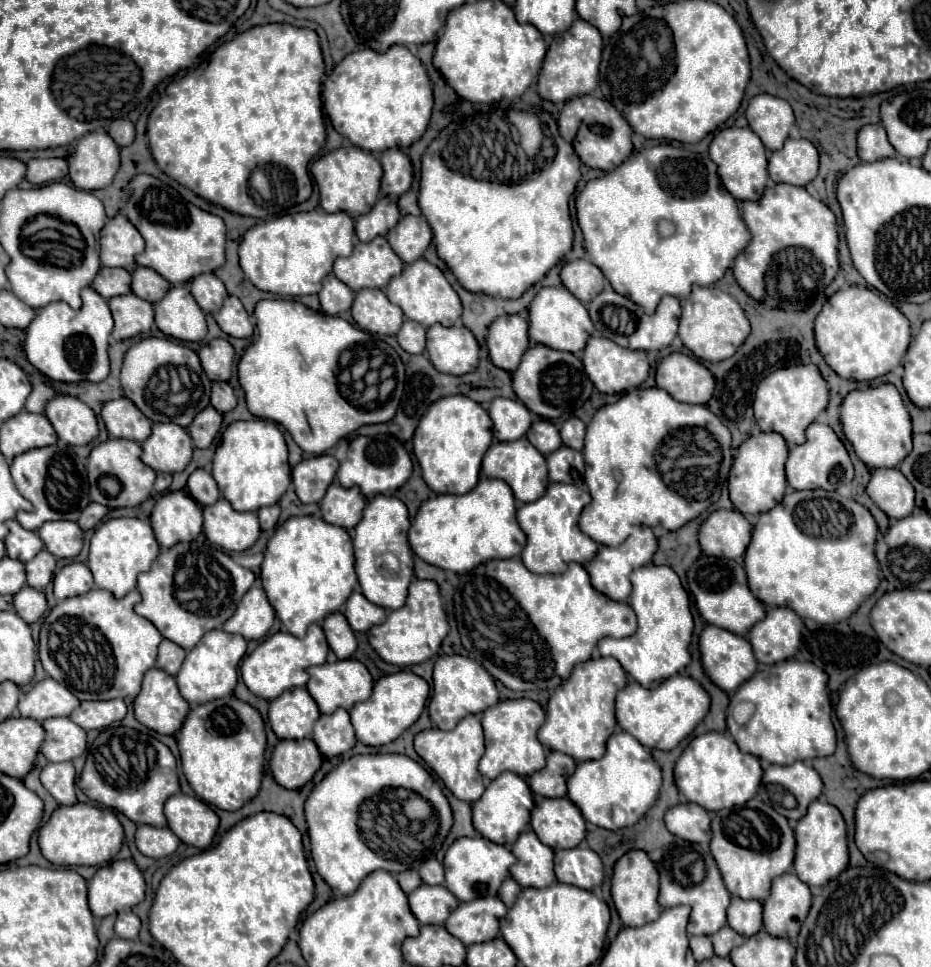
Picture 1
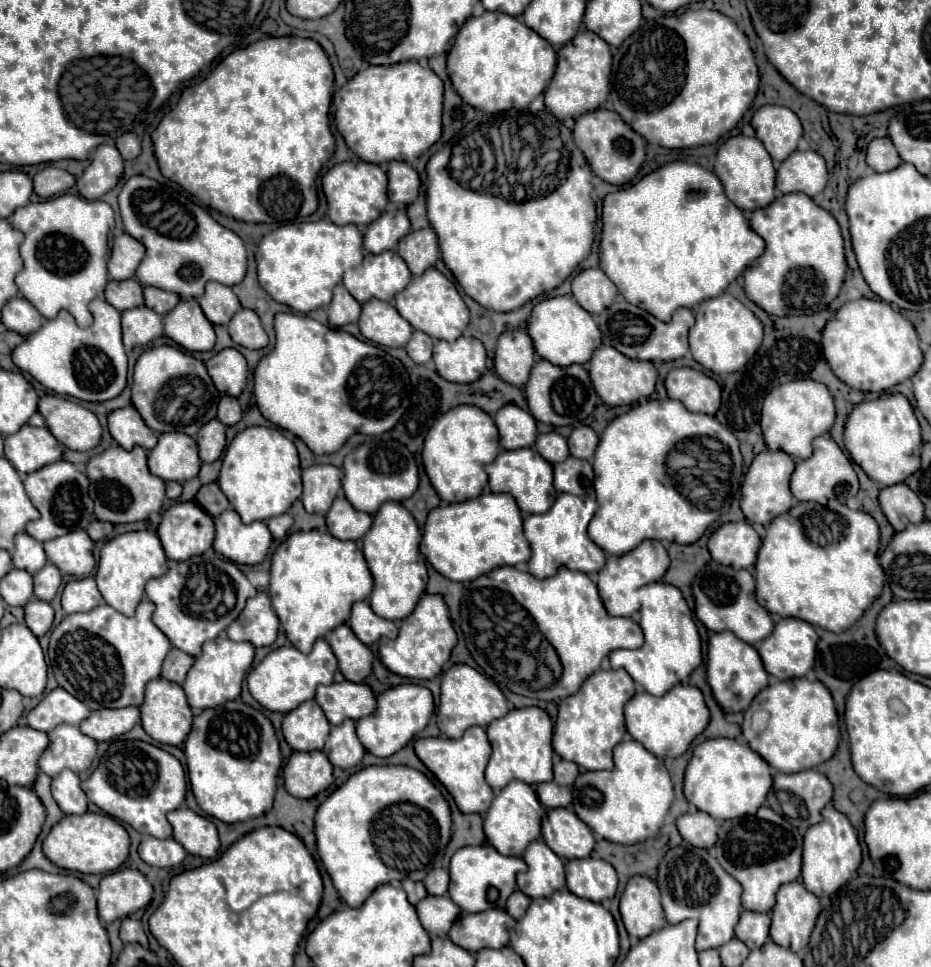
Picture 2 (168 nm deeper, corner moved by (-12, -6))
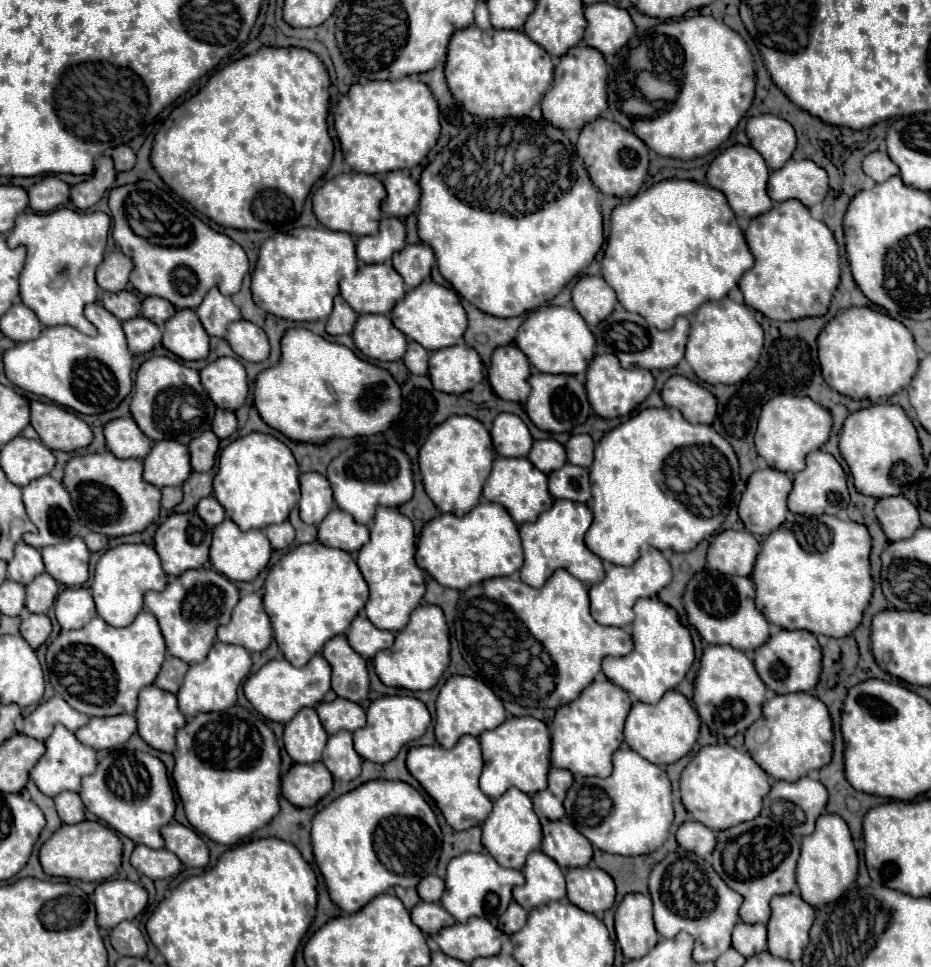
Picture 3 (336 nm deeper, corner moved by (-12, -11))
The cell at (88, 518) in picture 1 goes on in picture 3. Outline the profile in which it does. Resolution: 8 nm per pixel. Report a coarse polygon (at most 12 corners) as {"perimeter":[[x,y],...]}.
{"perimeter":[[87,532],[85,542],[91,552],[107,546],[105,534]]}

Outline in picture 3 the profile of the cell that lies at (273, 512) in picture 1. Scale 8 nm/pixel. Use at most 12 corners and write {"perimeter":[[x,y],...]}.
{"perimeter":[[289,520],[263,532],[273,548],[287,548],[295,538]]}

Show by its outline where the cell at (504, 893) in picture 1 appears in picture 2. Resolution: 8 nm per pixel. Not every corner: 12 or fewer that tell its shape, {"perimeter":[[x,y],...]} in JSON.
{"perimeter":[[513,891],[507,911],[521,919],[529,907],[529,897]]}

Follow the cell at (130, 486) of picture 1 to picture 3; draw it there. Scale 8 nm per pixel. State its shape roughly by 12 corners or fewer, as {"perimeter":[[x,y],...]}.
{"perimeter":[[75,456],[63,484],[81,522],[105,536],[145,530],[161,490],[143,462]]}

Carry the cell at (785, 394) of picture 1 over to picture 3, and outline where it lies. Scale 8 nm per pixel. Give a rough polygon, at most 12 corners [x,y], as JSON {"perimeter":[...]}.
{"perimeter":[[771,398],[755,448],[787,474],[831,434],[831,414],[811,398]]}

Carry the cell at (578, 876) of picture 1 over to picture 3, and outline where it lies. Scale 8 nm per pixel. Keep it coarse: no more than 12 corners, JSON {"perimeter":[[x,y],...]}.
{"perimeter":[[593,866],[571,868],[567,898],[601,914],[615,904],[615,882]]}

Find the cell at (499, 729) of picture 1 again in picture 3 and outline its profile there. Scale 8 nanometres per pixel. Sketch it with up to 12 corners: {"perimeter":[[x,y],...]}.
{"perimeter":[[509,716],[481,734],[481,790],[547,788],[545,722]]}

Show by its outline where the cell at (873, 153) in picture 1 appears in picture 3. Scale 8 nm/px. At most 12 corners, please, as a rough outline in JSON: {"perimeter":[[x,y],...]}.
{"perimeter":[[885,150],[863,160],[863,172],[875,182],[899,174]]}

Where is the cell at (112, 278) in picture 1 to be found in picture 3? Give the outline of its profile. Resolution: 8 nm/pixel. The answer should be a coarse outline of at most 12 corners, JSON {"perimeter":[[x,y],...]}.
{"perimeter":[[127,290],[105,292],[103,306],[121,322],[141,314],[141,300]]}

